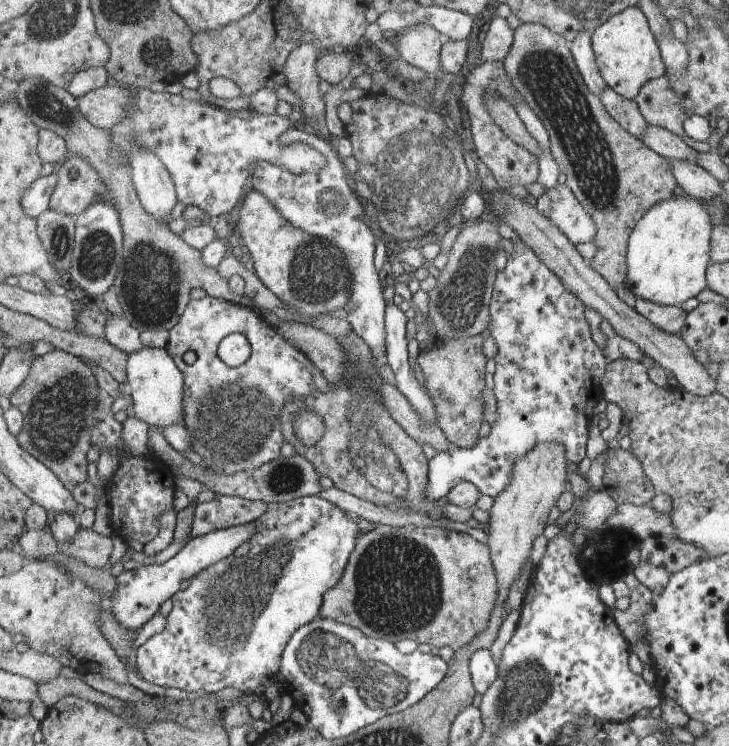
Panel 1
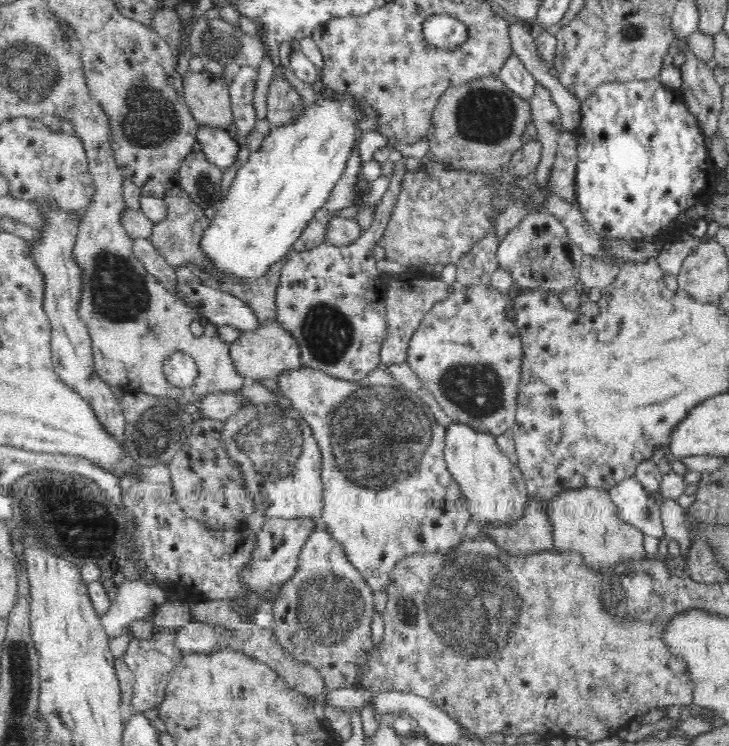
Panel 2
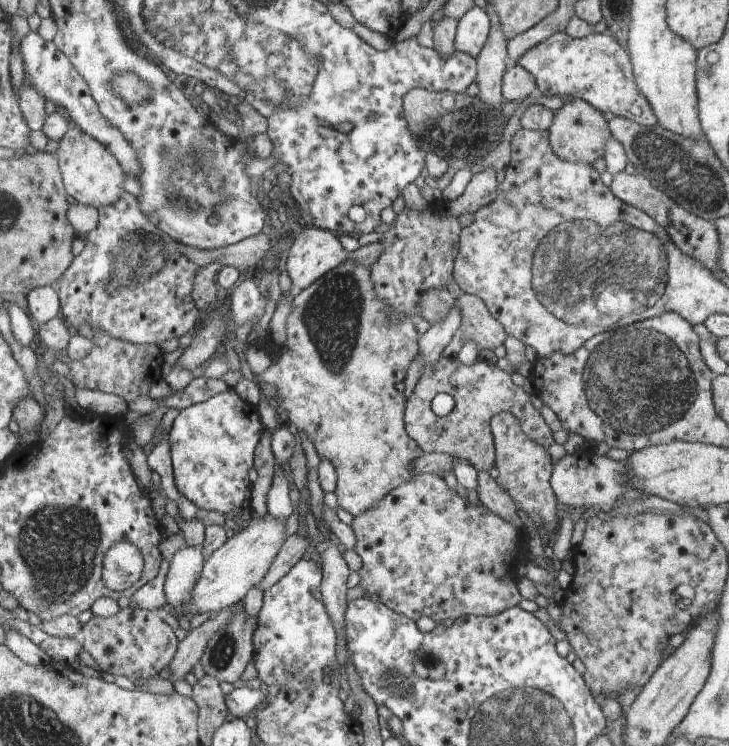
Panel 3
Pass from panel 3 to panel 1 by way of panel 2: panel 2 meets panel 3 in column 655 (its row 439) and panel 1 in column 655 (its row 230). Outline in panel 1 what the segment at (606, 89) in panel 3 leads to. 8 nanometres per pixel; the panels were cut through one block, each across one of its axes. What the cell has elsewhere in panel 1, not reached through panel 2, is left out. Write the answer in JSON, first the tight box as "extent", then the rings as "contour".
{"extent":[592,6,664,100],"contour":[[[640,6],[626,8],[625,12],[617,13],[601,28],[596,28],[592,34],[592,45],[608,86],[625,98],[635,100],[645,83],[663,74],[664,62],[661,62],[659,42],[650,27],[648,16]]]}

